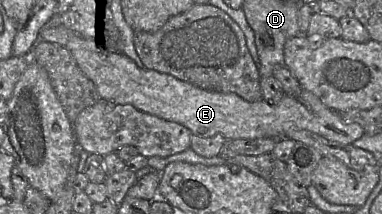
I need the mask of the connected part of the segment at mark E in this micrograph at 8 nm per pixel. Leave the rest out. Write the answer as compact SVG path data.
M74 35L65 45L80 70L95 84L100 98L114 104L130 104L148 114L179 123L192 134L211 137L216 134L231 139L285 138L292 130L309 130L329 140L350 145L360 139L364 129L347 123L339 113L327 107L317 96L302 88L297 95L286 95L275 104L264 99L249 102L235 93L209 91L170 74L140 68L121 52L112 52L93 38Z

